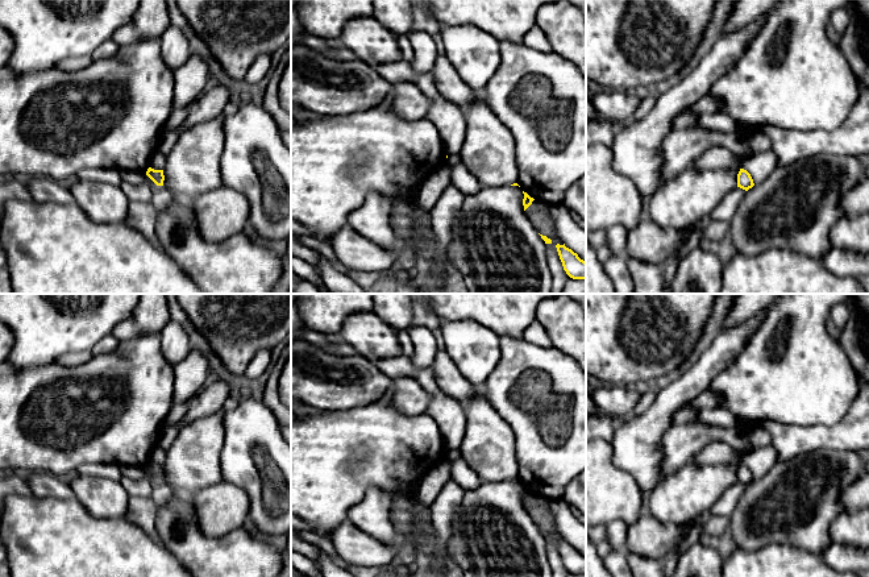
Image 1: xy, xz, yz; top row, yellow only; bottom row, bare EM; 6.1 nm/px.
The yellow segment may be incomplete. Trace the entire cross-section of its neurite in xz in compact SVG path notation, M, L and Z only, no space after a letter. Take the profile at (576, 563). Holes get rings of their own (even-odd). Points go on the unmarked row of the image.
M565 539L556 540L564 565L573 574L586 574L586 557Z

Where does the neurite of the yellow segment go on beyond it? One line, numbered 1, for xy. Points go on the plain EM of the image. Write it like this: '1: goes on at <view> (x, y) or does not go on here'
1: does not go on here

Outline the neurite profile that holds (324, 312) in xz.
M298 294L294 304L302 325L323 335L338 335L348 315L374 308L373 294Z

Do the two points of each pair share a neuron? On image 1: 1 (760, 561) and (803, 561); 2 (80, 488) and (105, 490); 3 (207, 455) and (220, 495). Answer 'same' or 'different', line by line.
1: same
2: same
3: different

